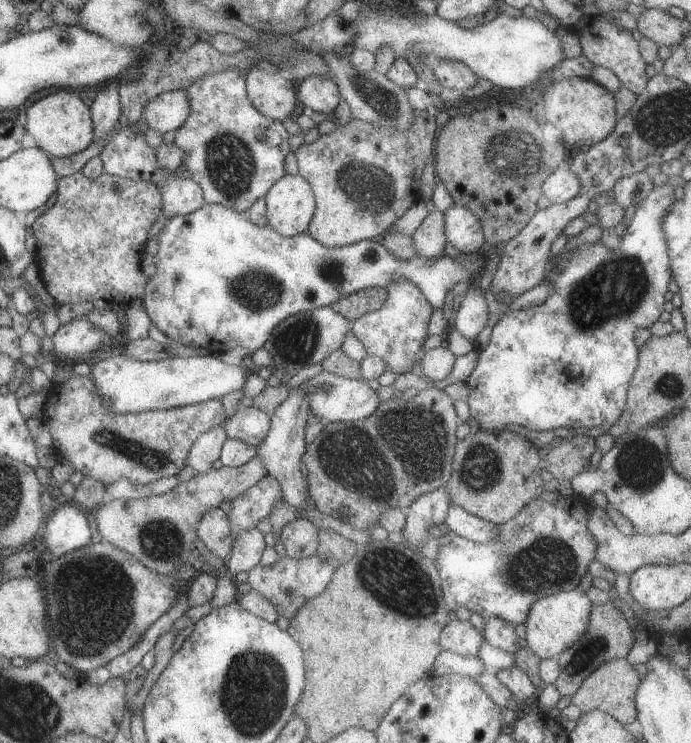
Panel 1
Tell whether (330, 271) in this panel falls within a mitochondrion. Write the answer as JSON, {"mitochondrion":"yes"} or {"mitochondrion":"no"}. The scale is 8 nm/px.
{"mitochondrion":"yes"}

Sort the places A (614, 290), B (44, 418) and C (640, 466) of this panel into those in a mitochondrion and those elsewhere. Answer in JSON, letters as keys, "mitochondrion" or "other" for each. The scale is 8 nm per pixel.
{"A":"mitochondrion","B":"other","C":"mitochondrion"}

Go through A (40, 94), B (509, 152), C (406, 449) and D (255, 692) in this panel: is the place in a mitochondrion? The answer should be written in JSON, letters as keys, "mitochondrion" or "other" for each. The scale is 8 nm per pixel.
{"A":"other","B":"mitochondrion","C":"mitochondrion","D":"mitochondrion"}

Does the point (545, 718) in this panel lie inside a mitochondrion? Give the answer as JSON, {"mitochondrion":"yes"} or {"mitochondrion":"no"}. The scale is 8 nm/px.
{"mitochondrion":"no"}

